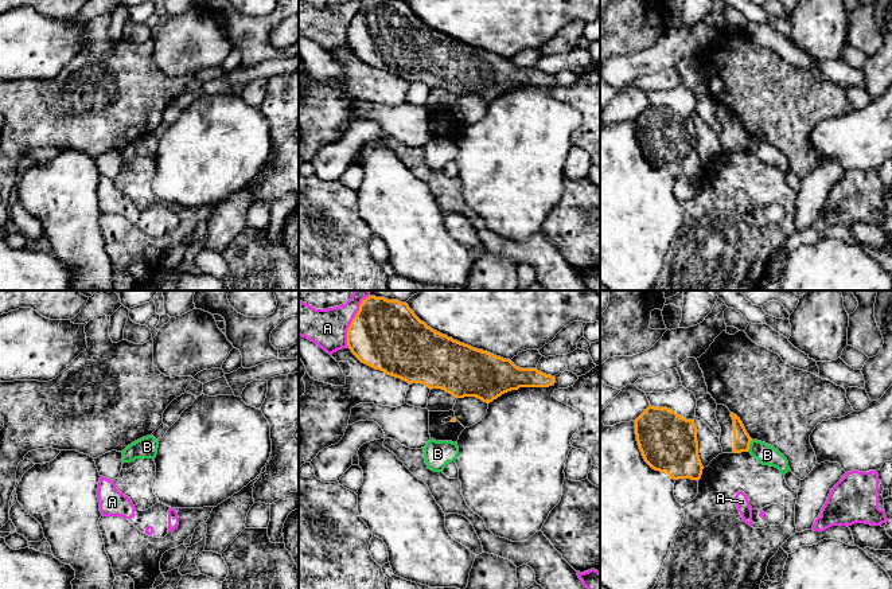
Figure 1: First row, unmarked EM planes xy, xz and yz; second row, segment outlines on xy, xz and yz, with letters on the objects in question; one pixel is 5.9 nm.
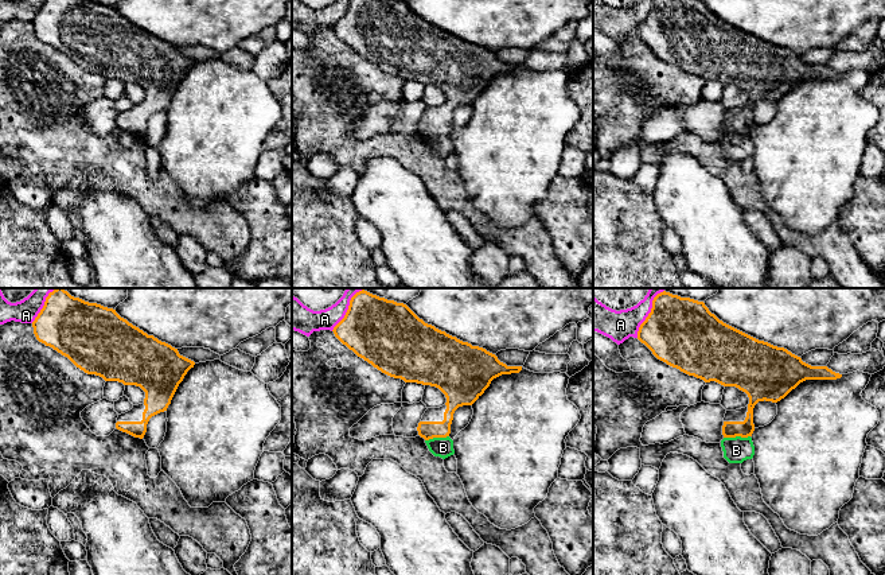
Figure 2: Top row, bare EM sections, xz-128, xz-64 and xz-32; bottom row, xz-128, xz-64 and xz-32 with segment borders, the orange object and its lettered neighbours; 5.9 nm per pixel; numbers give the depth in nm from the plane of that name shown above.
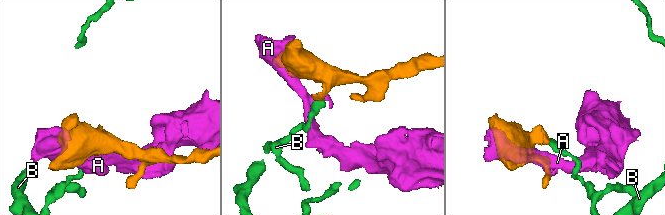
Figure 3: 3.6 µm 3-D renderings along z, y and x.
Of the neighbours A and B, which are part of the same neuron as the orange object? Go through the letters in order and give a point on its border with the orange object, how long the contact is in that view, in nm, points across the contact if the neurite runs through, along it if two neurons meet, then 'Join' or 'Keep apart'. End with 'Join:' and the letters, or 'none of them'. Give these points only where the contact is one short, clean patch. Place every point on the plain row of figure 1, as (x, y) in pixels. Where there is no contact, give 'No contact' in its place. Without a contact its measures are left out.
A: Touches orange at xz (350, 23). Shared border 300 nm. Keep apart
B: Touches orange at yz (748, 144). Shared border 80 nm. Boundary: yz (752, 139), (747, 149). Keep apart
Join: none of them

